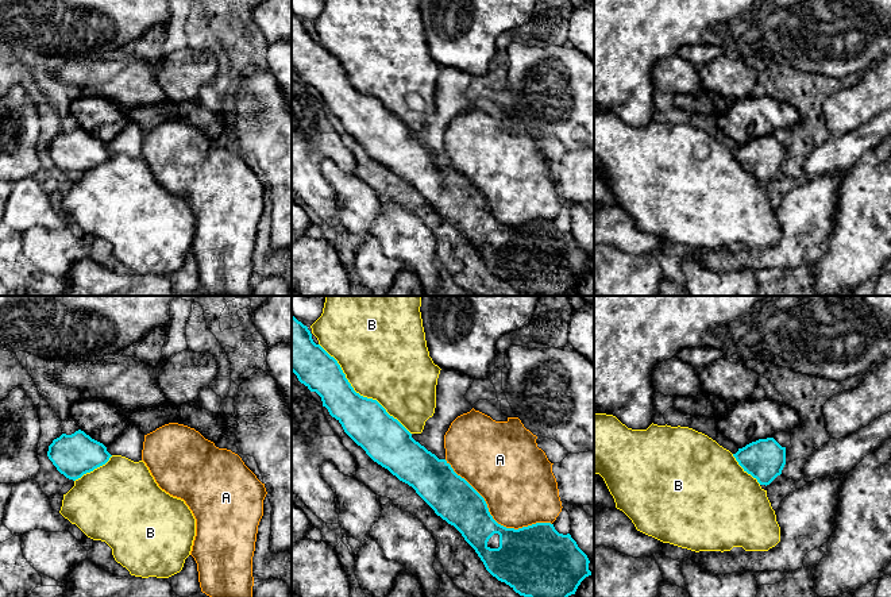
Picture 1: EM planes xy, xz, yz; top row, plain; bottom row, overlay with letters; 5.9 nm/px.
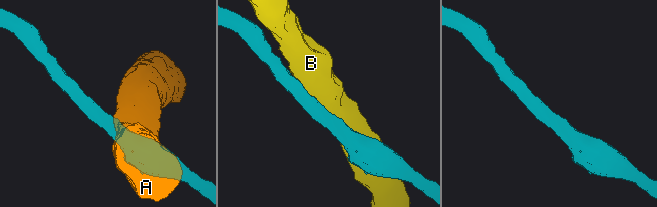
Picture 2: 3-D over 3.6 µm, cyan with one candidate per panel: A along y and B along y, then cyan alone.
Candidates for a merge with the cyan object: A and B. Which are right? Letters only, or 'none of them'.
none of them

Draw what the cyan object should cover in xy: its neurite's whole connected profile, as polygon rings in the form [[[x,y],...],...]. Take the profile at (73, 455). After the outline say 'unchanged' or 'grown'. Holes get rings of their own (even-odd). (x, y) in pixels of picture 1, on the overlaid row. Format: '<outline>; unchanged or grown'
[[[78,430],[54,439],[49,446],[47,457],[61,474],[76,481],[105,465],[112,455],[103,443]]]; unchanged

